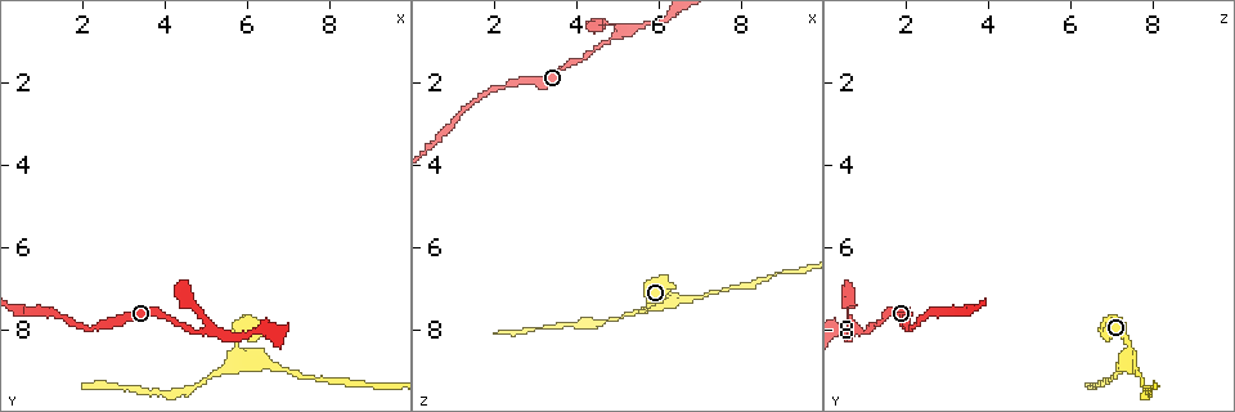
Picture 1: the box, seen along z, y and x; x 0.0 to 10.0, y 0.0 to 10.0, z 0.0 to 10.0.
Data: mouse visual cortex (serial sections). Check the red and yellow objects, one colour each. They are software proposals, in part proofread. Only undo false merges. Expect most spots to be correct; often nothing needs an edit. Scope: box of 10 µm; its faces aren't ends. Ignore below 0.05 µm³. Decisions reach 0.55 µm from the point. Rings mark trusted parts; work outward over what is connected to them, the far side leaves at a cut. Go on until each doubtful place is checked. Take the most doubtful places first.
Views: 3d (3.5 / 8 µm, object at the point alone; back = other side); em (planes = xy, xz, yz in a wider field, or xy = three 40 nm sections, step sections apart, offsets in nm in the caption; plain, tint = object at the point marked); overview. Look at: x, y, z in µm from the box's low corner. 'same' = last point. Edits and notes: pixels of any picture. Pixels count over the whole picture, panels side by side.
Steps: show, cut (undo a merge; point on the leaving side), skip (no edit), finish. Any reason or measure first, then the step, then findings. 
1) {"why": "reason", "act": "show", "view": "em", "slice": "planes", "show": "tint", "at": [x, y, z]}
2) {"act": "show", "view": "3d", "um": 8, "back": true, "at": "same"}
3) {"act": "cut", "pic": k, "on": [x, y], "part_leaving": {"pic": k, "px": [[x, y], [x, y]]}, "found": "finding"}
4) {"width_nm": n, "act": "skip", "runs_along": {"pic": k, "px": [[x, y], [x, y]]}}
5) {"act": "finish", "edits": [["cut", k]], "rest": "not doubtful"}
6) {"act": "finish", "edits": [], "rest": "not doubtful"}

{"why": "two arms in line, one across", "act": "show", "view": "3d", "um": 3.5, "at": [5.70, 8.90, 7.55]}

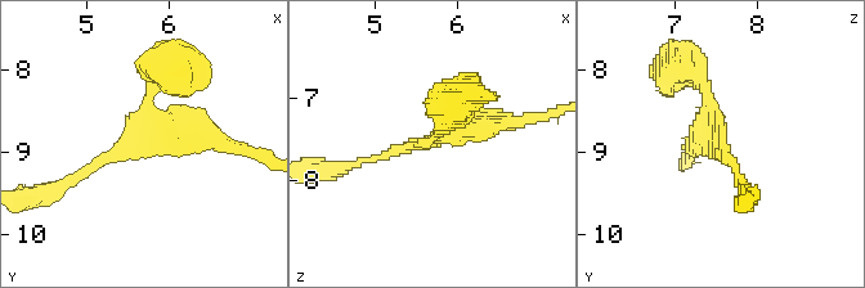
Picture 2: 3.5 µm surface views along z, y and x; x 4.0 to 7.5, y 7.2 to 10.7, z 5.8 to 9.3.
{"arms": 3, "arm_widths_nm": [100, 200, 250], "act": "show", "view": "em", "slice": "xy", "step": 1, "show": "tint", "at": [5.75, 8.90, 7.45]}

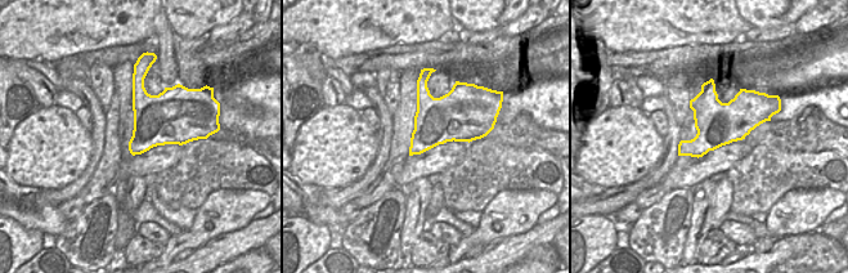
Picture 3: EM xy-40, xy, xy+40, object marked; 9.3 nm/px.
{"act": "skip", "runs_along": {"pic": 2, "px": [[158, 72], [151, 108], [162, 133], [71, 179]]}, "found": "continuous, no second cell"}

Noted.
{"why": "two arms in line, one across", "act": "show", "view": "3d", "um": 3.5, "at": [5.05, 8.10, 0.90]}

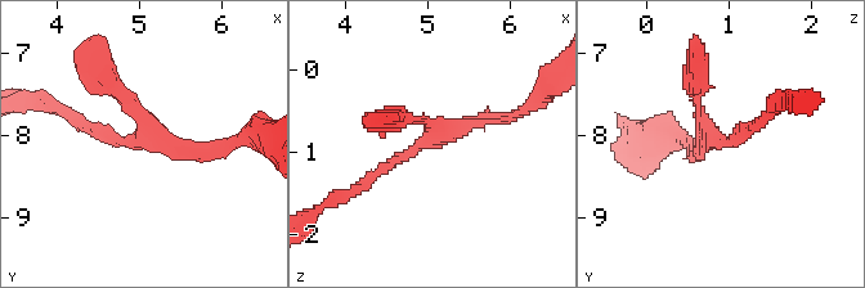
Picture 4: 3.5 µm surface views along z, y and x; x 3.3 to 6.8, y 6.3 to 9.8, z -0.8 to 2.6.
{"arms": 3, "arm_widths_nm": [150, 150, 200], "act": "show", "view": "em", "slice": "xy", "step": 5, "show": "tint", "at": [5.10, 8.00, 0.80]}

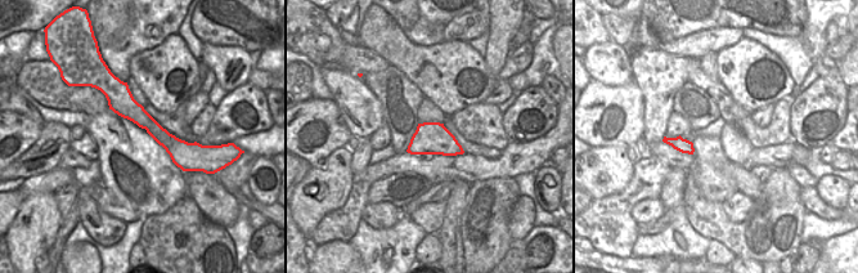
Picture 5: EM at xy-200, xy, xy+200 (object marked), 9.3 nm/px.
{"act": "skip", "runs_along": {"pic": 5, "px": [[111, 99], [148, 122], [187, 164]]}, "found": "all the same cell"}

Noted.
{"why": "narrows sharply", "act": "show", "view": "3d", "um": 3.5, "at": [4.90, 9.35, 7.75]}

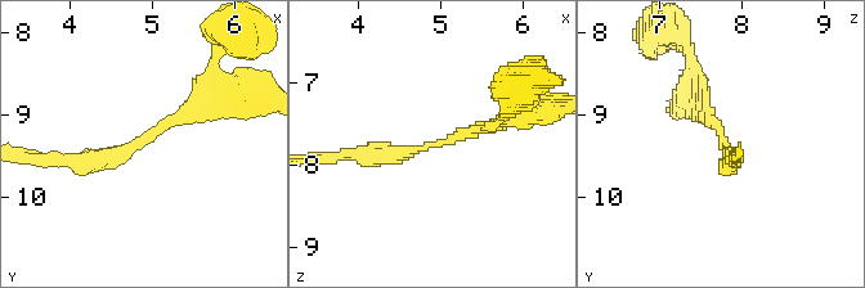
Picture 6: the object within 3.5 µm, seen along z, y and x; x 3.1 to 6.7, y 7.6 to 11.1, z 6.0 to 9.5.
{"arm_widths_nm": [150, 250], "act": "show", "view": "em", "slice": "xy", "step": 3, "show": "plain", "at": [4.85, 9.35, 7.80]}

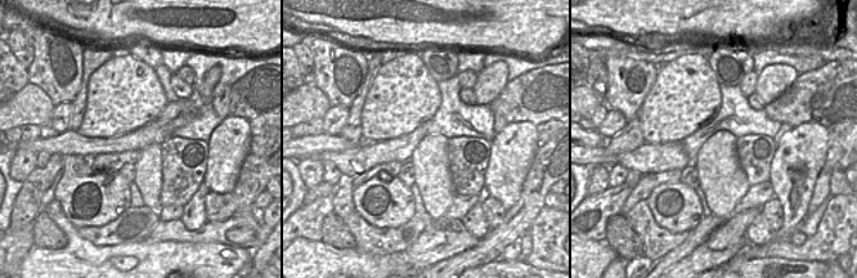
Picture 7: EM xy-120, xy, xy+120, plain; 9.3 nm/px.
{"act": "show", "view": "em", "slice": "xy", "step": 3, "show": "tint", "at": "same"}

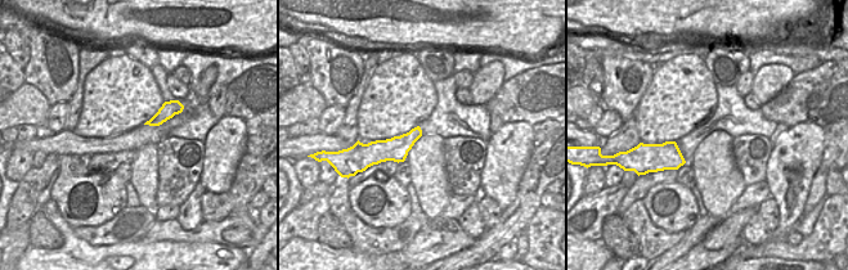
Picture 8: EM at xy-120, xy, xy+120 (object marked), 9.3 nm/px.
{"act": "skip", "found": "continuous, no second cell"}

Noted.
{"act": "finish", "edits": [], "rest": "not doubtful"}

